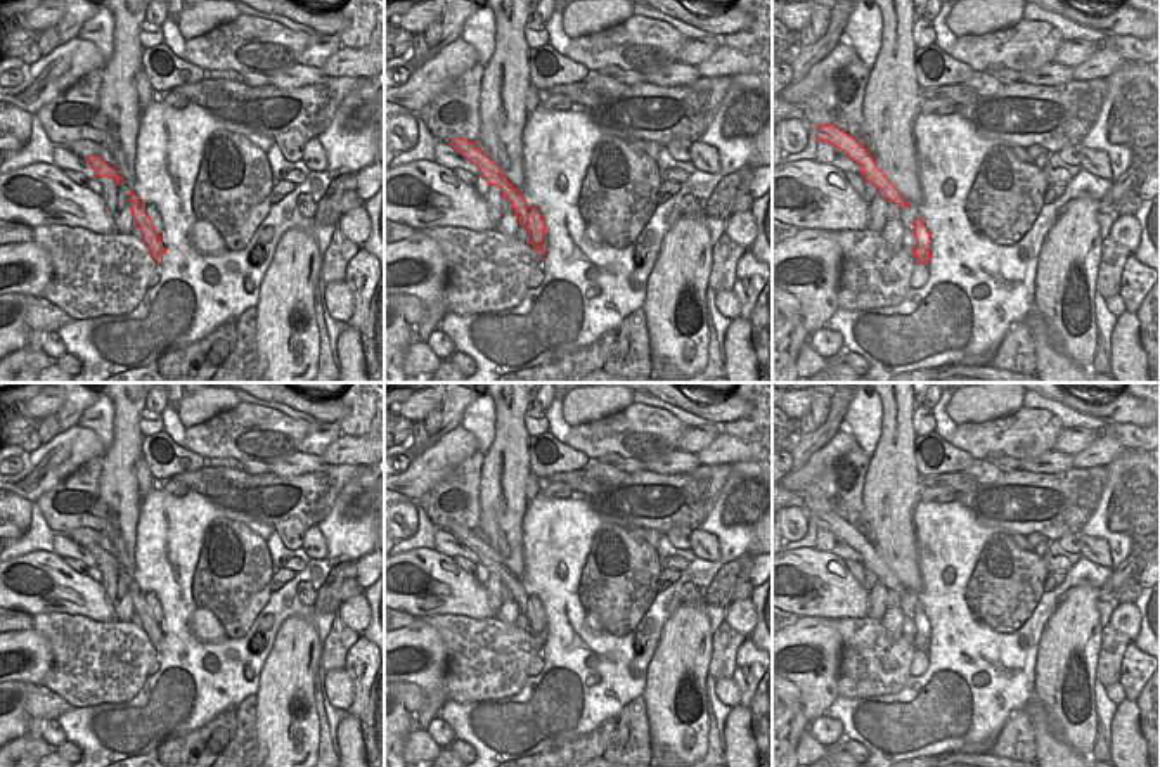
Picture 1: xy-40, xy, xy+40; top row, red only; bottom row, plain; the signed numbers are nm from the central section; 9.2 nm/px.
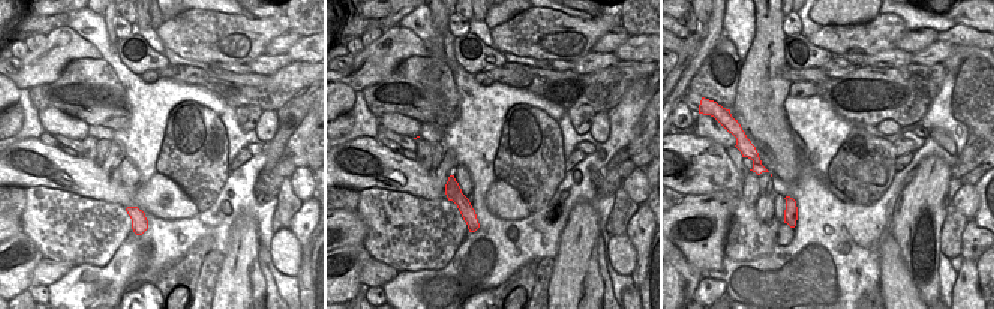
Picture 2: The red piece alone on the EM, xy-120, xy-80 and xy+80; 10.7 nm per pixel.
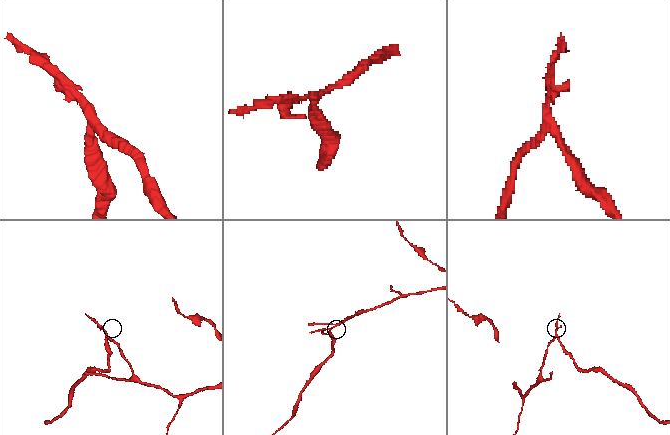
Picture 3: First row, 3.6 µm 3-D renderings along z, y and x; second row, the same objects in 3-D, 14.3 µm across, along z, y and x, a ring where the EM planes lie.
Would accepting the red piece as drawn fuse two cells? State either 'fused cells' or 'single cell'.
fused cells

